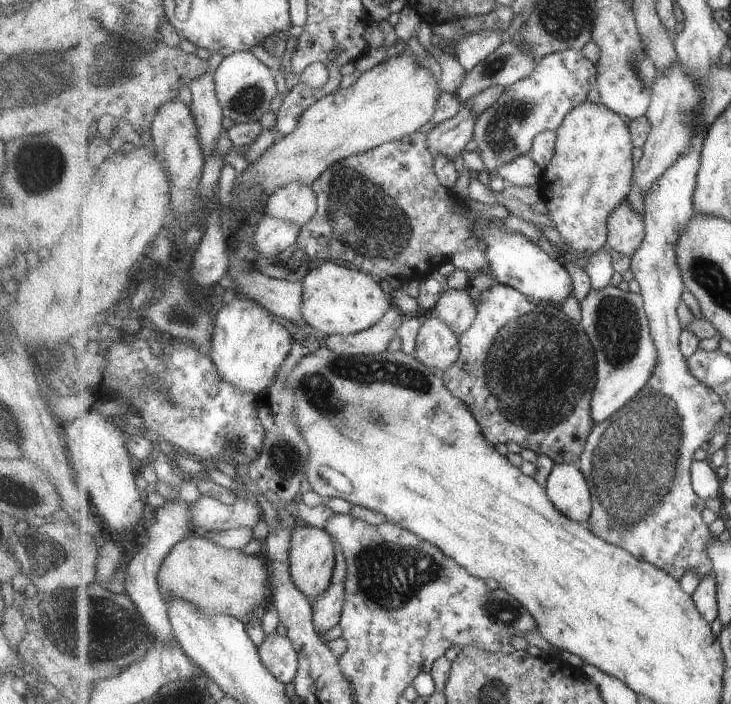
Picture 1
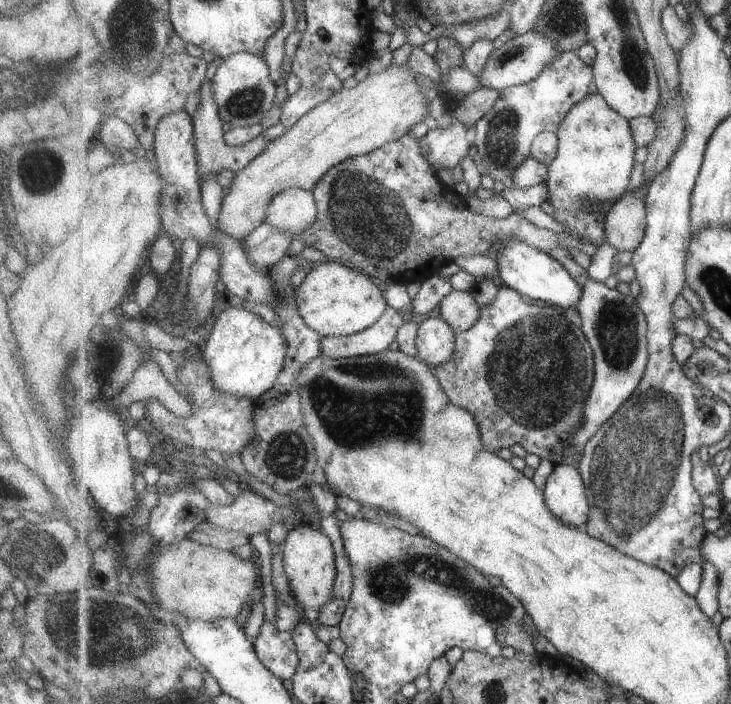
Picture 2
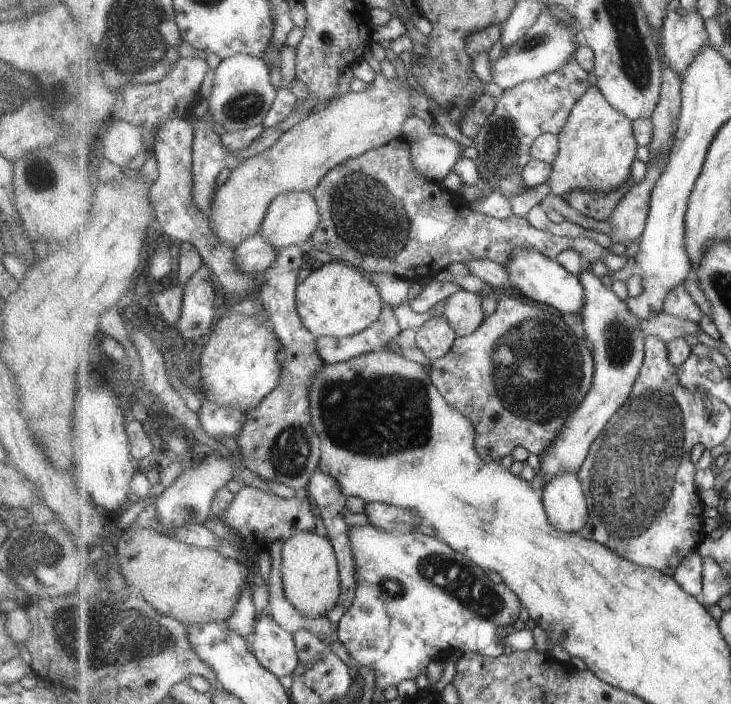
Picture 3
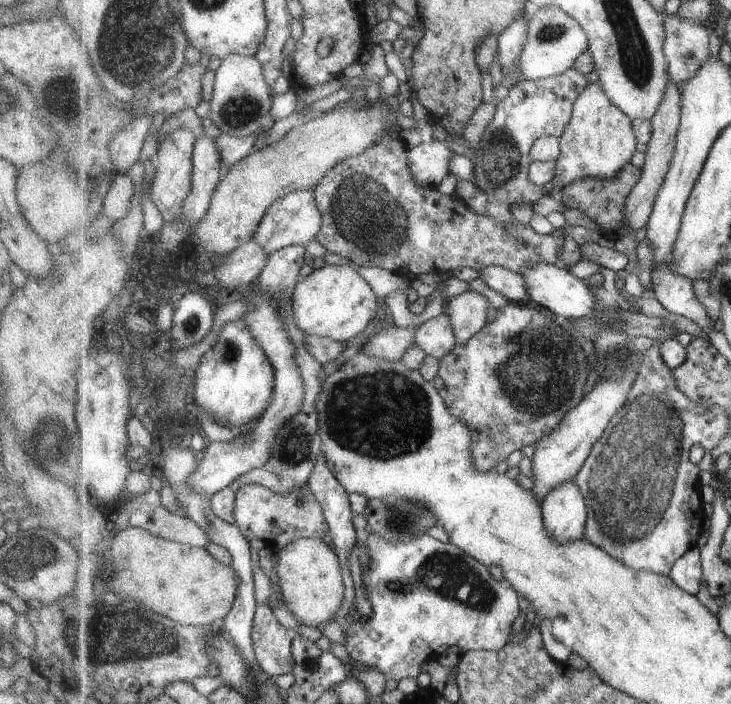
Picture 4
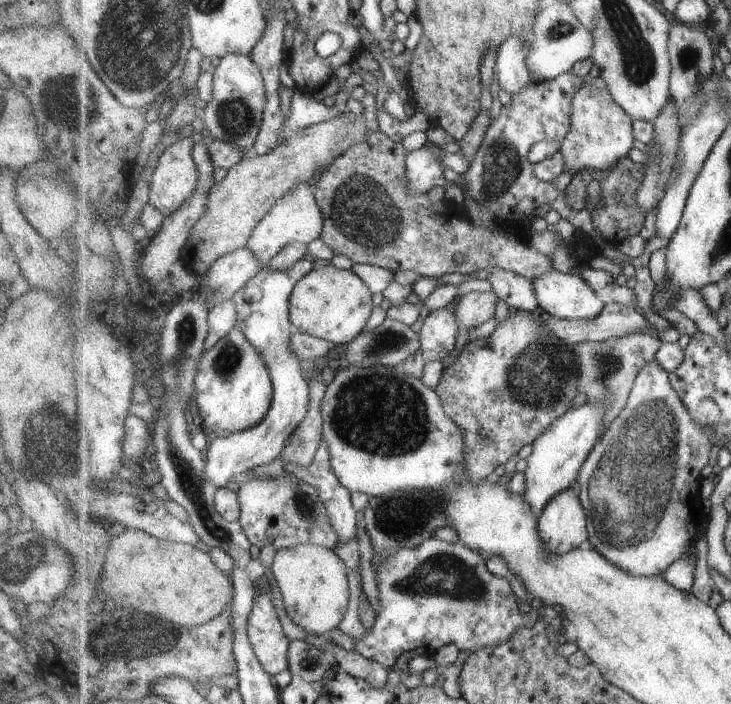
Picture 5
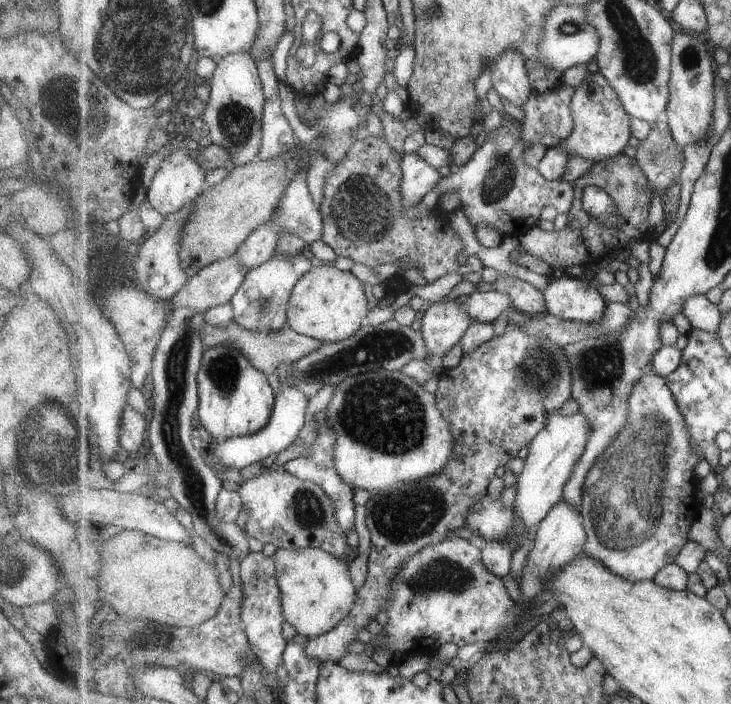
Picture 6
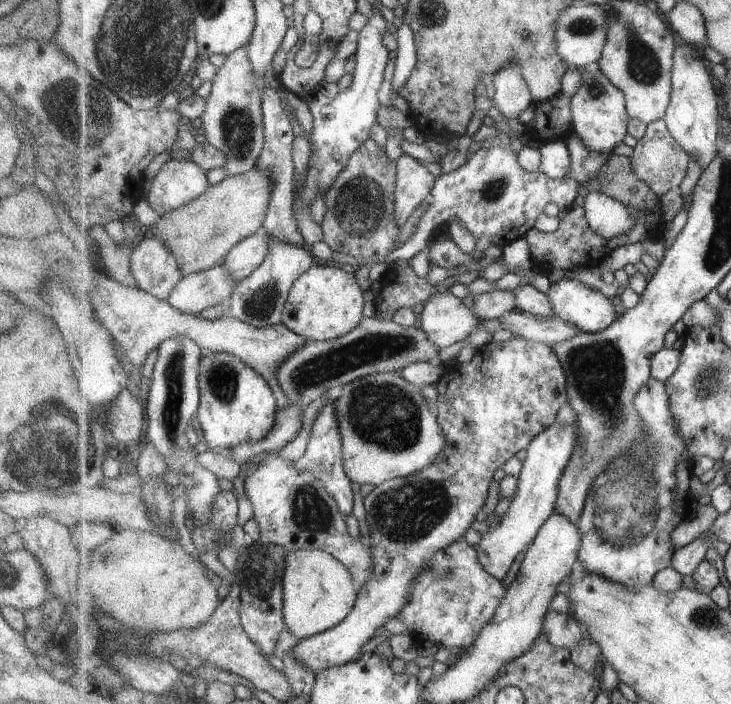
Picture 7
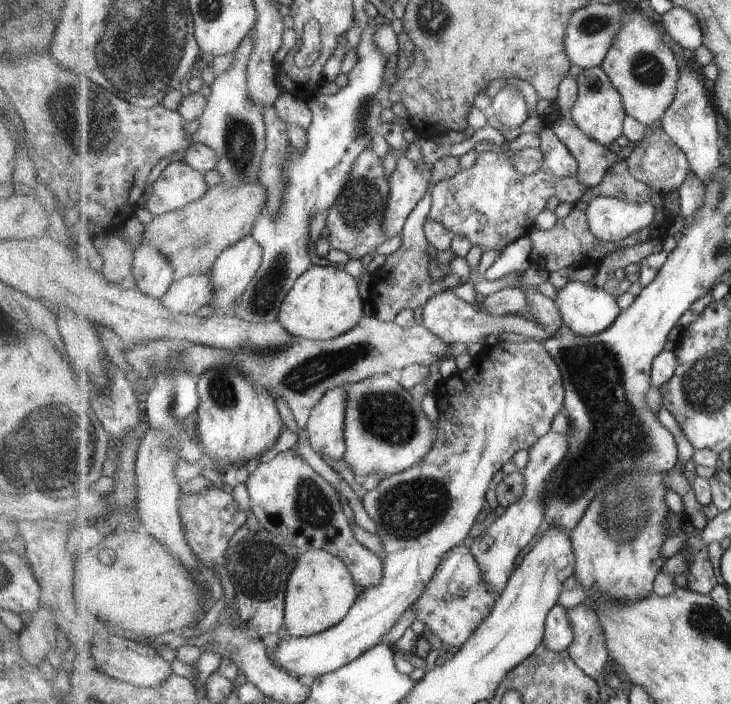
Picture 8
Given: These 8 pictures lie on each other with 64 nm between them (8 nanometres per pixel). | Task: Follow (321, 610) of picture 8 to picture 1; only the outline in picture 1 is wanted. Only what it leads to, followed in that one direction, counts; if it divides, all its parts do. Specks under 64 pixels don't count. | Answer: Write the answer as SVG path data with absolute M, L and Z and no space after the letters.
M300 523L296 526L291 536L291 546L289 546L289 564L291 576L299 592L303 592L305 598L309 598L311 604L329 590L333 573L336 566L337 548L336 540L325 528L316 528Z

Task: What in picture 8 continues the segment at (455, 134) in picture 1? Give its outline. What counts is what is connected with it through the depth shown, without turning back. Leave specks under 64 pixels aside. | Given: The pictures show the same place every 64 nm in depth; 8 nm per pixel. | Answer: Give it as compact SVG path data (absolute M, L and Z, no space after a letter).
M402 155L390 176L390 204L386 211L384 229L387 237L402 234L405 224L417 204L432 190L431 173L422 172L407 156Z

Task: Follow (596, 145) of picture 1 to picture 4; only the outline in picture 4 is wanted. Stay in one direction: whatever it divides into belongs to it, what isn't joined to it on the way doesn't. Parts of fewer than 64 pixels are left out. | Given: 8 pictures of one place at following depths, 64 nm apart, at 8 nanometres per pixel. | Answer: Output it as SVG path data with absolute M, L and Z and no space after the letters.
M599 80L590 84L579 96L570 124L560 140L561 157L556 161L556 176L551 183L556 195L582 179L615 179L637 154L638 136L634 130L634 121L611 103Z

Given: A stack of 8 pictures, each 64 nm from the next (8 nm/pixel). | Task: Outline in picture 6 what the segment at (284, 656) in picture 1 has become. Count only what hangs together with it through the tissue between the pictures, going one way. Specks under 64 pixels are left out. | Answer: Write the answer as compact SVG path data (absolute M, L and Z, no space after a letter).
M250 552L240 568L245 598L242 601L242 623L252 652L258 660L273 673L284 666L283 656L287 649L287 640L283 636L282 593L276 578L276 565L273 554L265 558L262 552Z

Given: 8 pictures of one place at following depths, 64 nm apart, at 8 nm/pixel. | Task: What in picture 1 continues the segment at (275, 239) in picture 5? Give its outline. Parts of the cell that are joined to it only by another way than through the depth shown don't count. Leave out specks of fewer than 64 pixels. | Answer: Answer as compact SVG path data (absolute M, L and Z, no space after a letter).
M291 182L279 188L267 200L265 216L283 220L287 224L303 228L318 211L318 202L312 186Z

